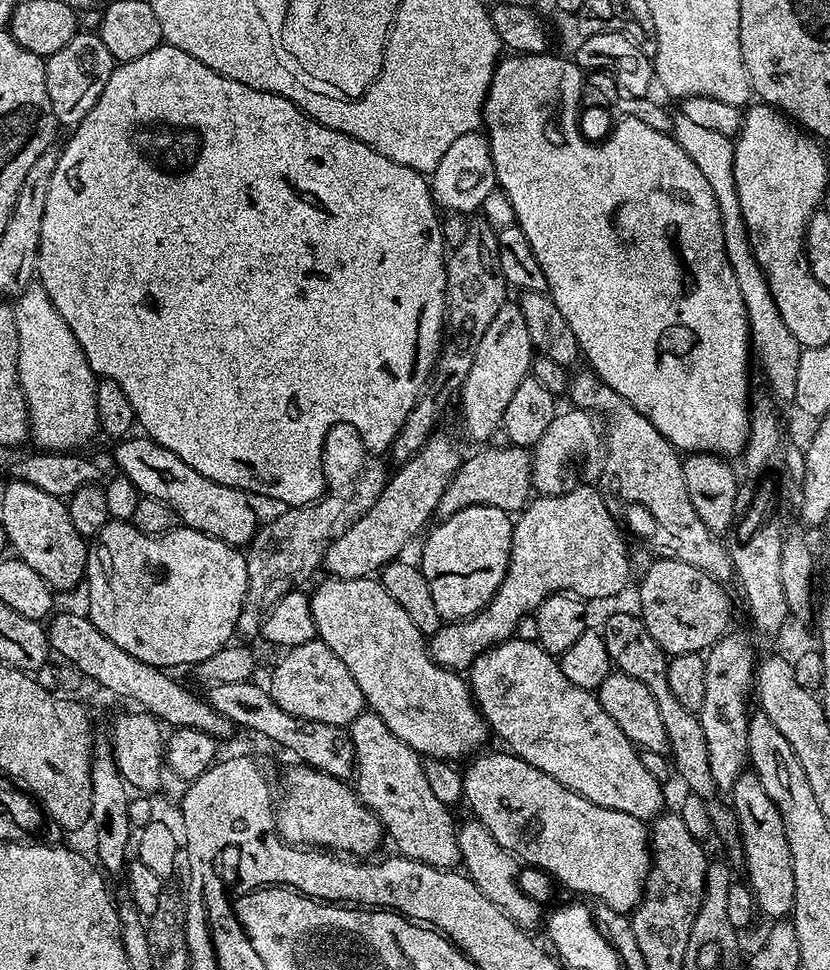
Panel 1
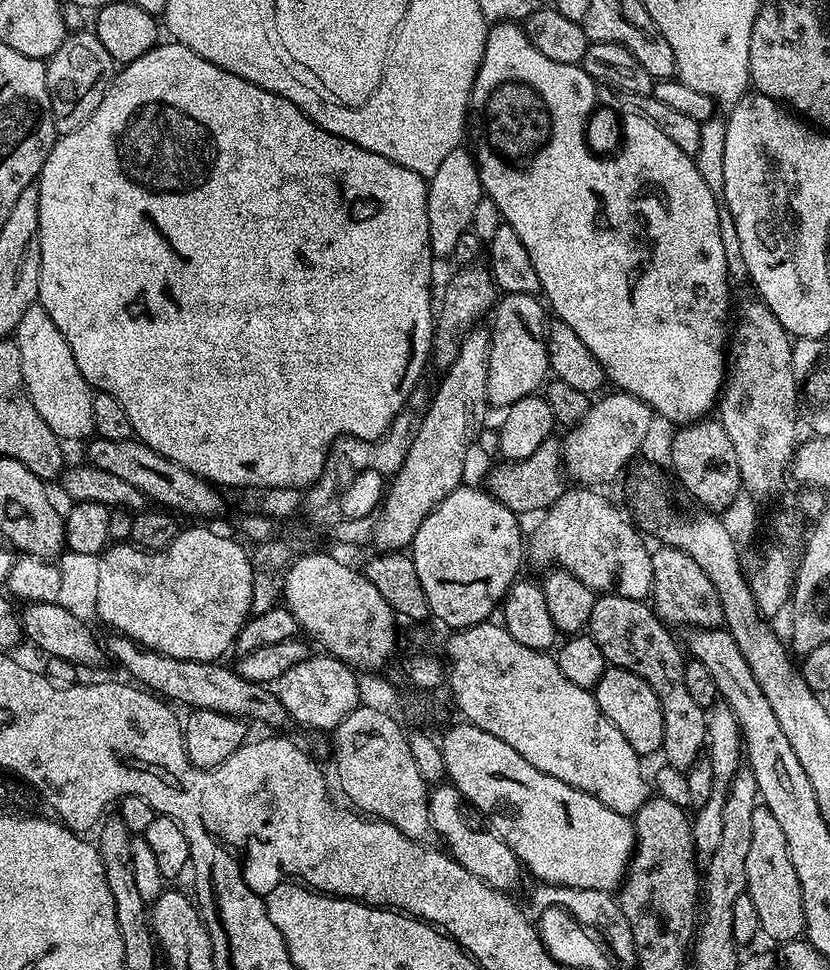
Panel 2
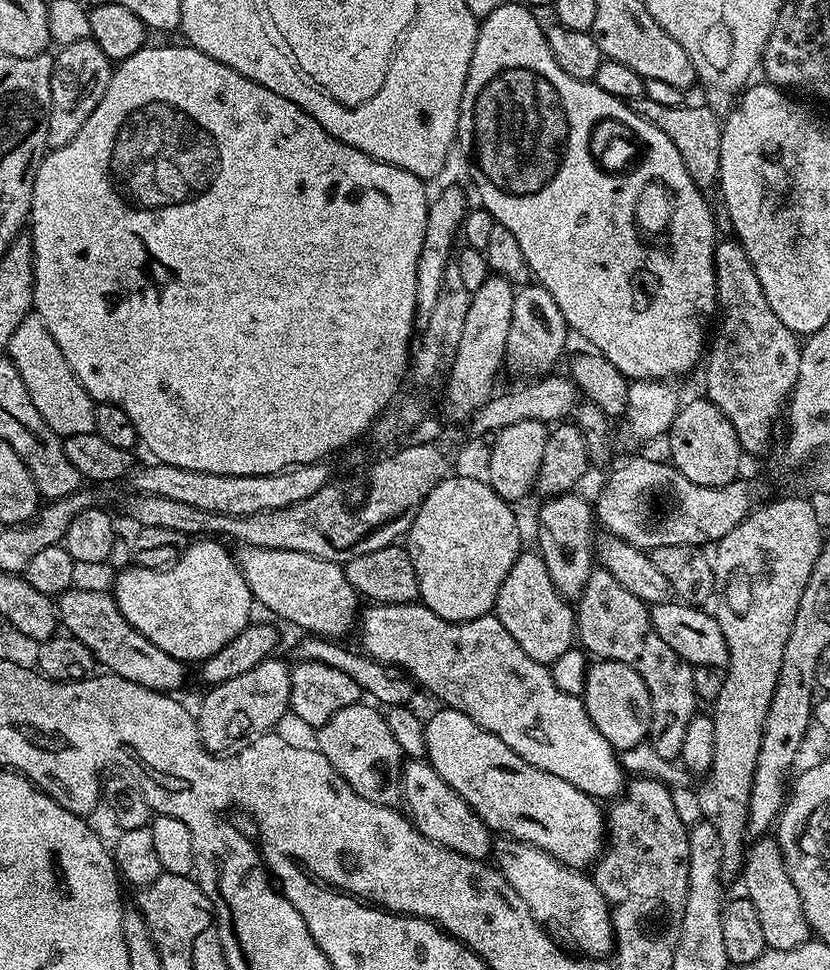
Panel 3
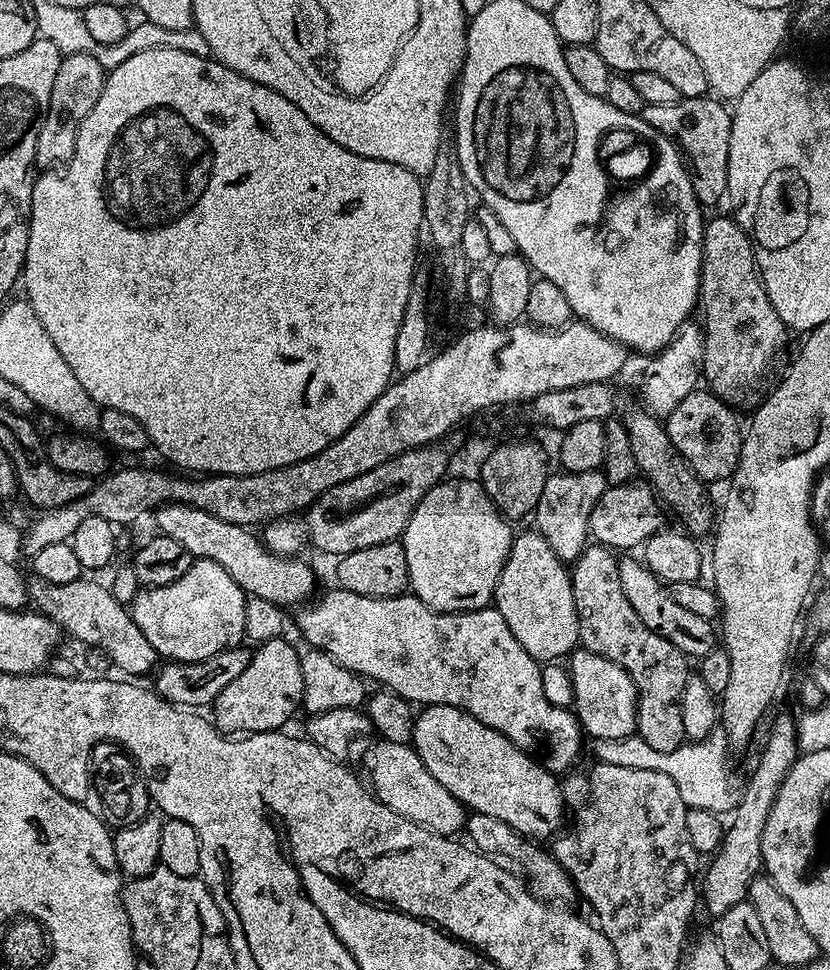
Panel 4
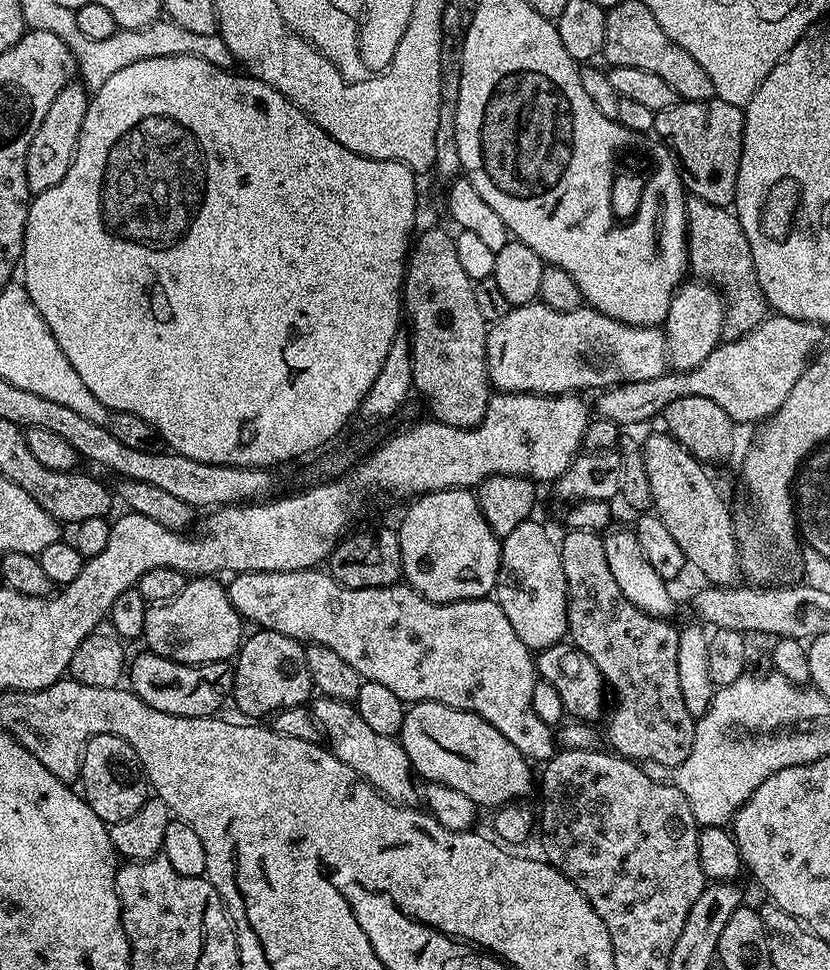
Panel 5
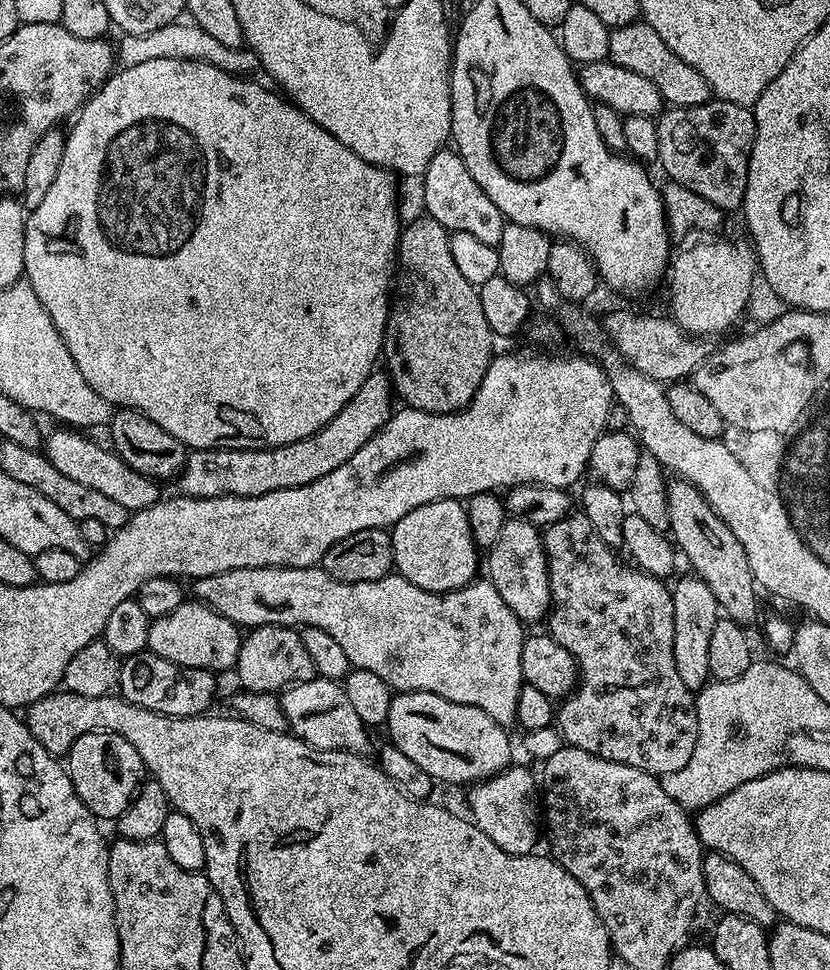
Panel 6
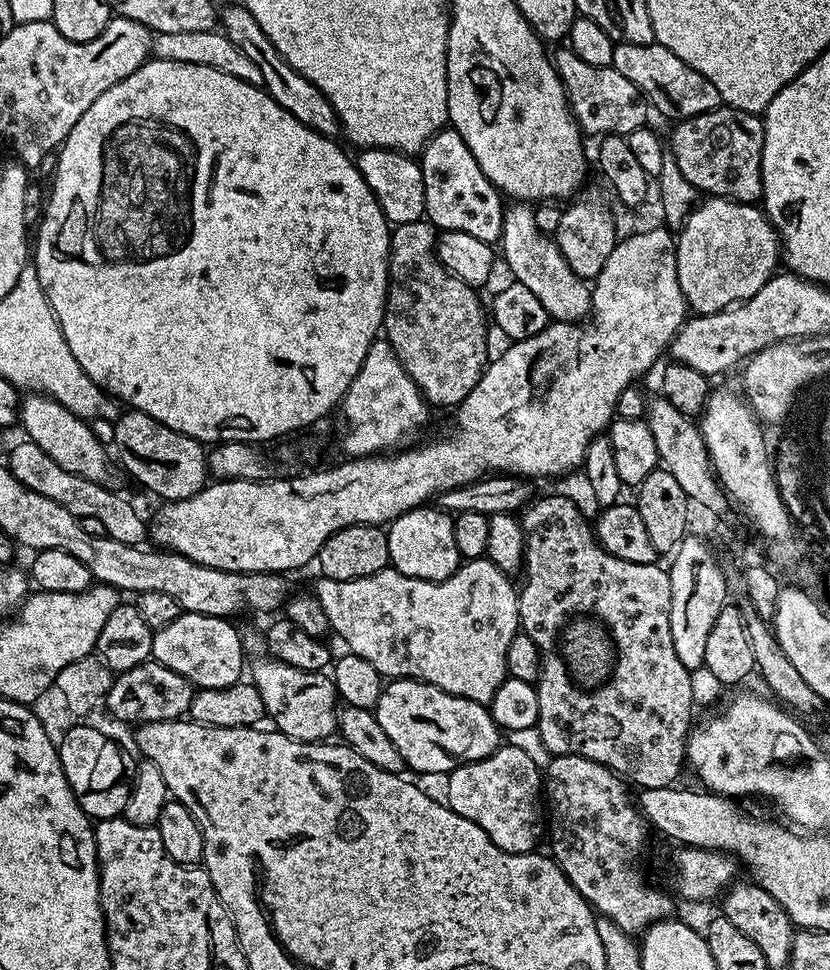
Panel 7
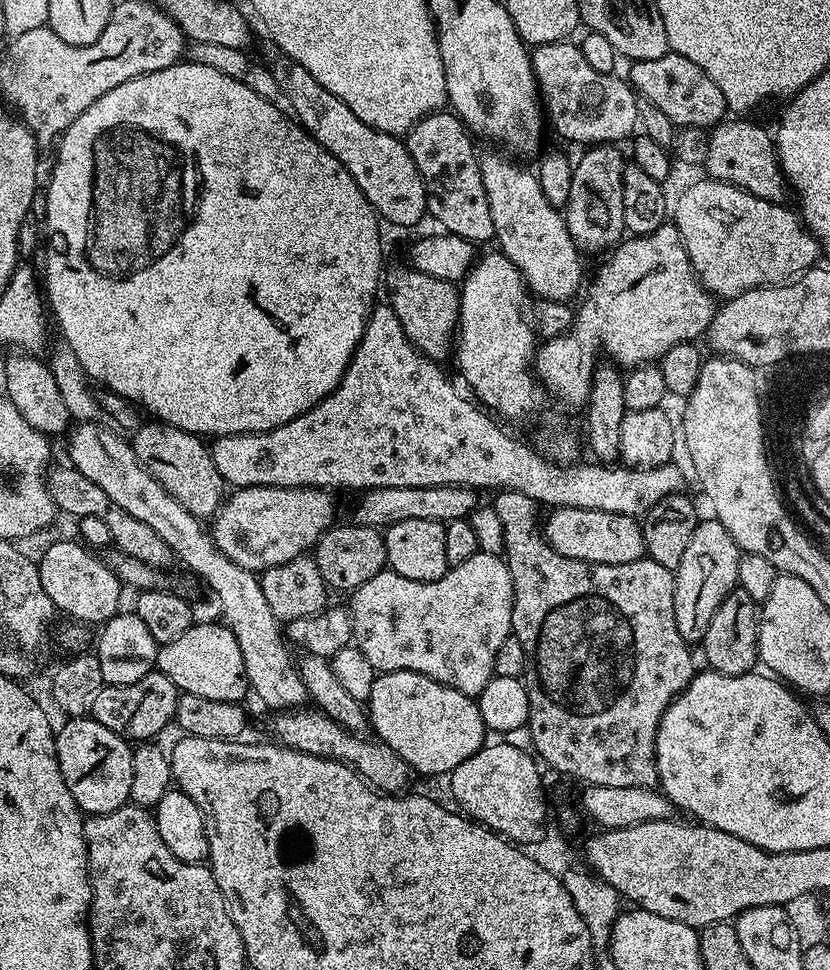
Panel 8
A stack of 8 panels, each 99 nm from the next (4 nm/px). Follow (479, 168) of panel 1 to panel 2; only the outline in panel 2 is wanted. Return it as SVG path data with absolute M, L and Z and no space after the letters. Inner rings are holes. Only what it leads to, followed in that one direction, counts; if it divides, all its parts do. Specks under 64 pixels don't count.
M463 147L455 148L442 161L442 166L428 180L428 221L430 222L430 242L433 257L451 257L458 238L472 227L474 209L484 197L484 187L480 172L476 169L476 157Z

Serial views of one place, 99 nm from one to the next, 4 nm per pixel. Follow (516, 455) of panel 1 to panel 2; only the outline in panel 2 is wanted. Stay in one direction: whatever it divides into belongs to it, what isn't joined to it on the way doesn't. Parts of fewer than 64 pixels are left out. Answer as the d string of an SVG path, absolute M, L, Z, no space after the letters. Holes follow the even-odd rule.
M551 436L542 442L529 458L495 465L488 476L486 486L492 496L506 505L511 512L526 516L548 509L566 491L564 480L566 481L563 471L563 445L559 437Z

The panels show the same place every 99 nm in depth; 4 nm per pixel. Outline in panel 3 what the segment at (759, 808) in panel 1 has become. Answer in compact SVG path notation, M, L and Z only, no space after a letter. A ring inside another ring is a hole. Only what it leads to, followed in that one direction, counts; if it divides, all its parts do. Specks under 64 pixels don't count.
M756 838L751 841L744 857L743 880L743 895L754 906L754 910L758 910L758 922L762 925L762 935L766 938L768 948L794 950L794 946L802 946L810 939L808 919L802 910L800 895L786 874L780 846L775 839Z

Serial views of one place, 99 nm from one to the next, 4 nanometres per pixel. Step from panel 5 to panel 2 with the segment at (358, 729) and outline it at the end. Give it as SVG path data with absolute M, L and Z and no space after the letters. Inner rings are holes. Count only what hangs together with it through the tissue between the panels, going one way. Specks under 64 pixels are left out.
M440 782L429 791L428 809L432 828L437 837L444 836L443 847L452 859L457 860L470 874L482 878L492 888L512 890L512 887L520 880L522 865L514 850L502 842L502 838L487 827L475 828L464 817L465 805L462 803L460 791L453 788L451 783Z

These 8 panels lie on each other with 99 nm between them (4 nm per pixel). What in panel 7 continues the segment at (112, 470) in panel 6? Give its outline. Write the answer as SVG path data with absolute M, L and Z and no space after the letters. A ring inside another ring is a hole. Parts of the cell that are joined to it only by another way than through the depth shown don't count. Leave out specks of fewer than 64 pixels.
M39 394L25 395L20 402L18 424L19 427L24 427L23 435L46 450L46 454L50 454L50 458L54 458L54 462L58 462L62 470L70 470L70 474L86 478L95 484L111 485L113 461L110 459L109 449L94 436L89 421L70 414L70 410L62 406L62 402Z

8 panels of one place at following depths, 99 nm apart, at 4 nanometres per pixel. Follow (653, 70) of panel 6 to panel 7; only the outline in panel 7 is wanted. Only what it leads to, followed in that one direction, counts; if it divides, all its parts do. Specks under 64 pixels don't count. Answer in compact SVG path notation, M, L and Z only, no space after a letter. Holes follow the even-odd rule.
M616 44L611 68L618 70L622 78L634 82L649 105L655 111L657 108L662 115L669 116L672 122L694 118L721 107L722 101L714 85L707 78L702 78L698 70L686 66L678 54L666 50L666 46L661 44Z

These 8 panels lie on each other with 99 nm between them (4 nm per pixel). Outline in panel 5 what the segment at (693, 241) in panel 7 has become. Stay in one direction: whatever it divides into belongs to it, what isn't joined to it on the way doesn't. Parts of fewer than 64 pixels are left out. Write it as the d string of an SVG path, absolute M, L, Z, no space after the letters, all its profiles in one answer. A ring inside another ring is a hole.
M707 282L688 283L681 283L672 295L670 310L662 325L668 362L677 372L689 372L706 362L724 334L724 297Z

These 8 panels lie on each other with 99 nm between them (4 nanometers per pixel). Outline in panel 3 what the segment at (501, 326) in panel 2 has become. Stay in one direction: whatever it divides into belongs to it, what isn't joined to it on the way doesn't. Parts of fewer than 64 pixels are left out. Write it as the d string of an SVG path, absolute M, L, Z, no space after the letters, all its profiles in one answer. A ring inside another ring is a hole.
M529 282L516 288L514 310L510 314L510 334L506 338L504 364L512 372L524 376L520 378L539 378L551 373L556 359L564 352L568 344L570 329L566 318L562 318L562 310L558 310L558 302L554 302L550 290L542 285Z

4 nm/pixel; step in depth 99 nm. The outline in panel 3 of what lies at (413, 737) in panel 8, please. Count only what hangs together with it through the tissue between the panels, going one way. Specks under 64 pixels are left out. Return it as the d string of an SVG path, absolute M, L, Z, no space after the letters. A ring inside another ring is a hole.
M447 706L439 710L427 717L424 725L427 763L442 774L493 833L538 846L566 866L581 870L603 853L606 816L593 797L578 786L570 786L570 782L562 782L562 778L554 778L554 774L546 774L546 770L538 770L538 766L530 766L502 738L478 726L466 714Z

